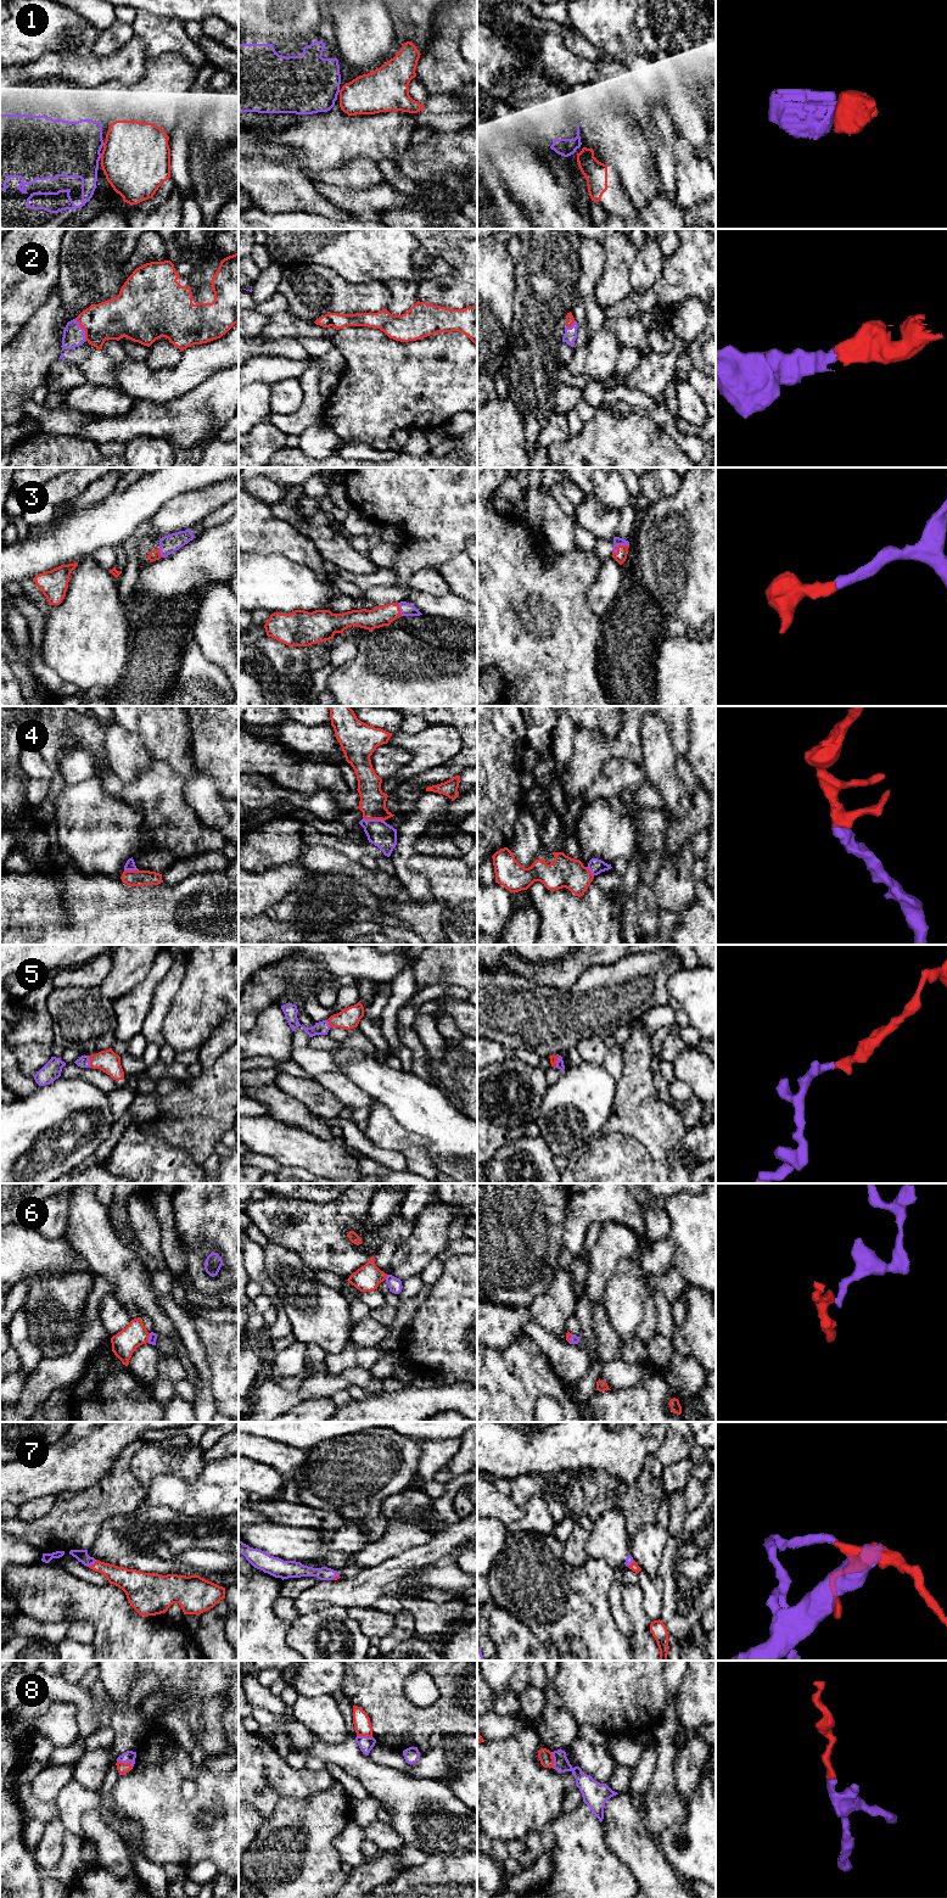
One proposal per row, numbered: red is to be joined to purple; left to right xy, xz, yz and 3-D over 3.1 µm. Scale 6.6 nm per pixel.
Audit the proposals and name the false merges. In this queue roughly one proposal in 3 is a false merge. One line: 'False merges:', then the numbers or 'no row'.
False merges: 1, 4

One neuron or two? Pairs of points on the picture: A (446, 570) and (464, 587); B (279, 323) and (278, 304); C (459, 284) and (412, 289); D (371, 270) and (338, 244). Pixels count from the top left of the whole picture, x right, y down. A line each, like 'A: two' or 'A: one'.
A: one
B: two
C: two
D: one

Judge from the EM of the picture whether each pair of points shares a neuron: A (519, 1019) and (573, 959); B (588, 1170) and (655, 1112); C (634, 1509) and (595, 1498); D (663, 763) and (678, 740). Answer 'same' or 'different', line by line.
A: different
B: same
C: same
D: different

